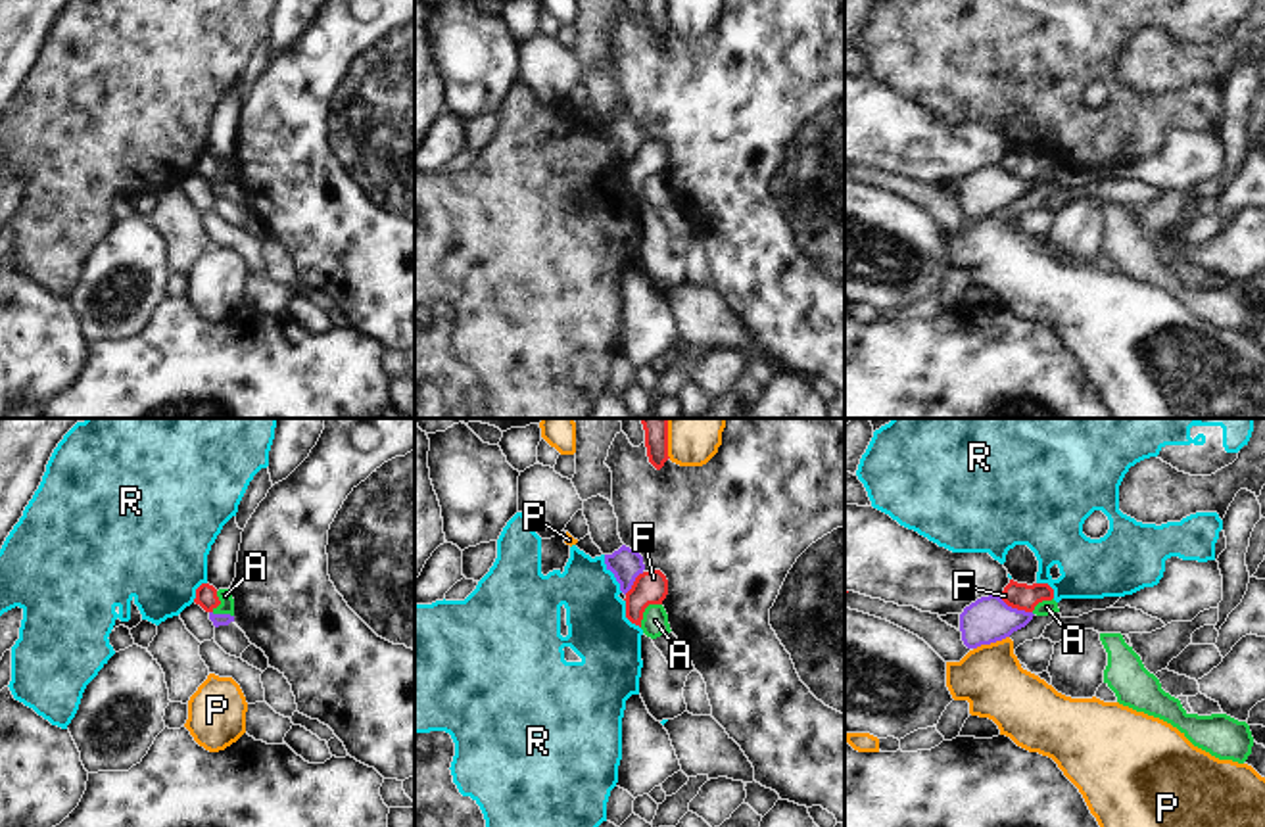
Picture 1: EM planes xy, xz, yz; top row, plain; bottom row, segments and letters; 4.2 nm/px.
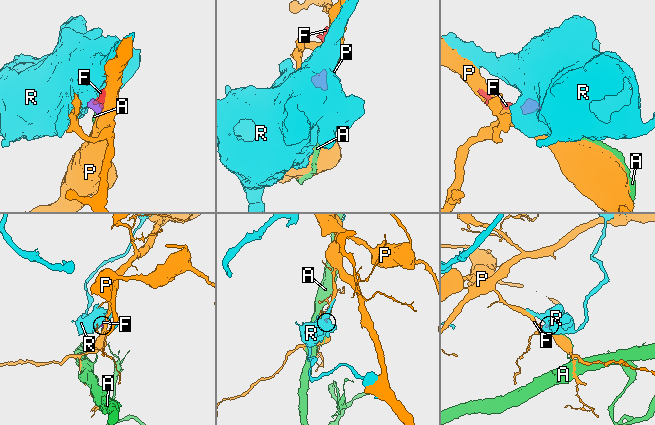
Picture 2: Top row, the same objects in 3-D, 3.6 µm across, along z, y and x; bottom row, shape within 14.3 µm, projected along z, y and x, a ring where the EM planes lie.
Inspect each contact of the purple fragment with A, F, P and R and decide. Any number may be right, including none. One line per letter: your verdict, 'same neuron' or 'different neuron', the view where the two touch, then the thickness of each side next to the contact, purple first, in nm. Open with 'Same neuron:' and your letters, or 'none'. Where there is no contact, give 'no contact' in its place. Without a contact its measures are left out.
Same neuron: none
A: different neuron; contact in xy; calibres 50 and 60 nm
F: different neuron; contact in yz; calibres 190 and 110 nm
P: different neuron; contact in yz; calibres 190 and 280 nm
R: different neuron; contact in xz; calibres 140 and 260 nm

